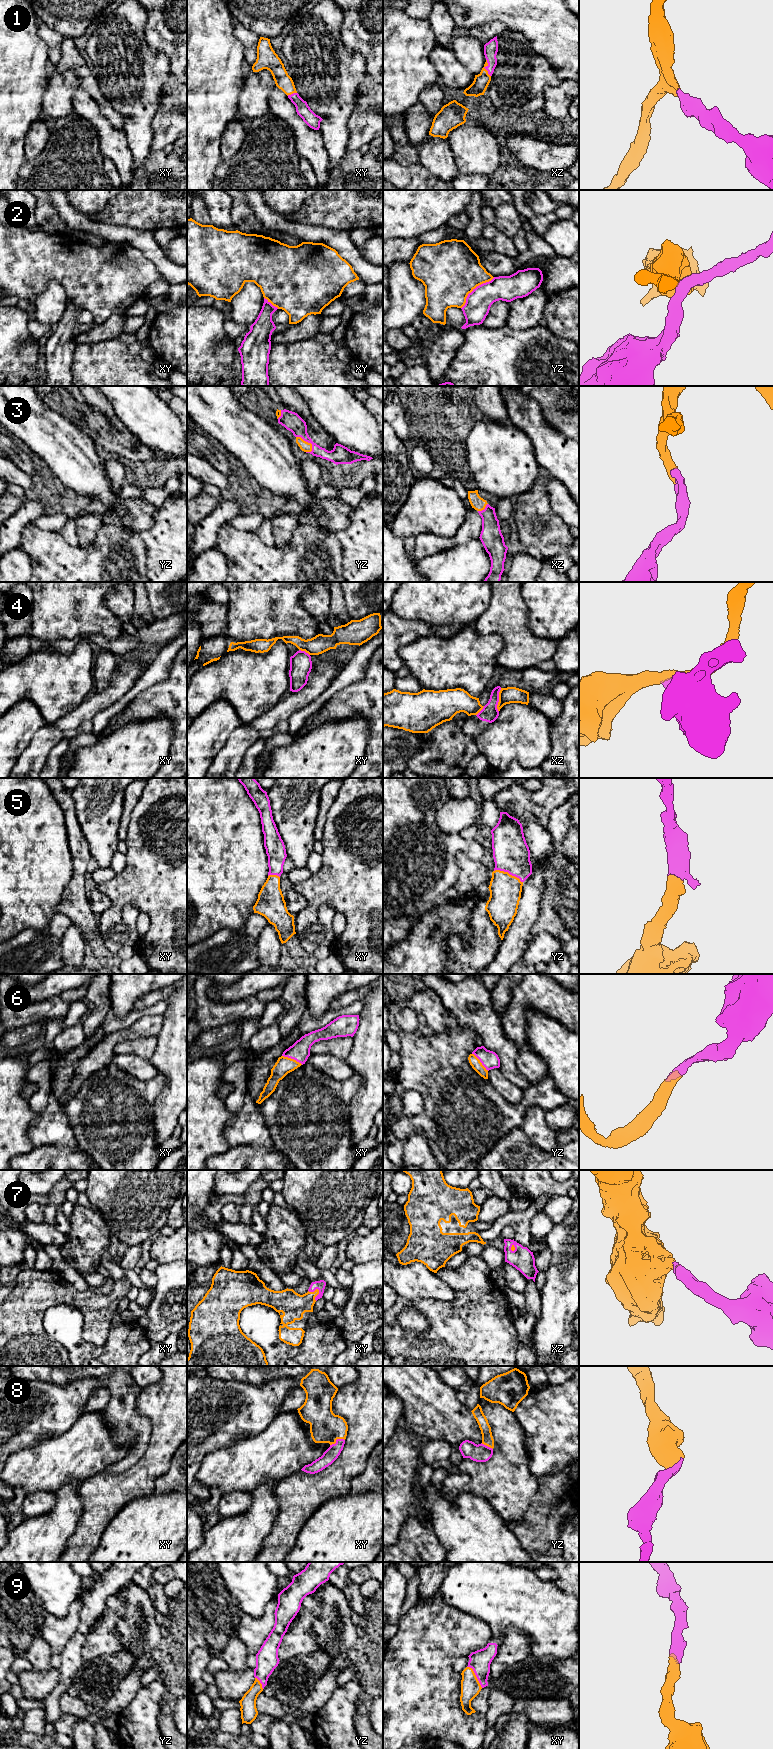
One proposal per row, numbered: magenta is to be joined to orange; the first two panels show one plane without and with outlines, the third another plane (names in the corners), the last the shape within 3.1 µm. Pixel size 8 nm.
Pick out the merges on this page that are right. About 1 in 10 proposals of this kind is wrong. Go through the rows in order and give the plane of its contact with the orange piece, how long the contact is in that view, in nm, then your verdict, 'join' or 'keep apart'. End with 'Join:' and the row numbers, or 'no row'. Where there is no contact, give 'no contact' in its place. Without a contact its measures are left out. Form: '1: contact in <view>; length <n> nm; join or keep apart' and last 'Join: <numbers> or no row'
1: contact in xz; length 150 nm; join
2: contact in yz; length 380 nm; keep apart
3: contact in yz; length 180 nm; join
4: contact in xz; length 190 nm; keep apart
5: contact in yz; length 260 nm; join
6: contact in xy; length 180 nm; join
7: contact in xy; length 110 nm; join
8: contact in xy; length 130 nm; join
9: contact in xy; length 220 nm; join
Join: 1, 3, 5, 6, 7, 8, 9

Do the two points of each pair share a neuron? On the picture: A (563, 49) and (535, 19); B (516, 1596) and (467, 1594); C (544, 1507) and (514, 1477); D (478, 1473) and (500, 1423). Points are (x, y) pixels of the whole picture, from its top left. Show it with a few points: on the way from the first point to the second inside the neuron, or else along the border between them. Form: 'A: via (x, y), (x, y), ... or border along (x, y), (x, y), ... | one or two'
A: via (558, 42), (542, 26) | one
B: via (504, 1595), (497, 1592), (479, 1592) | one
C: border along (538, 1478), (538, 1490), (523, 1517) | two
D: via (492, 1464), (501, 1455), (501, 1437) | one

